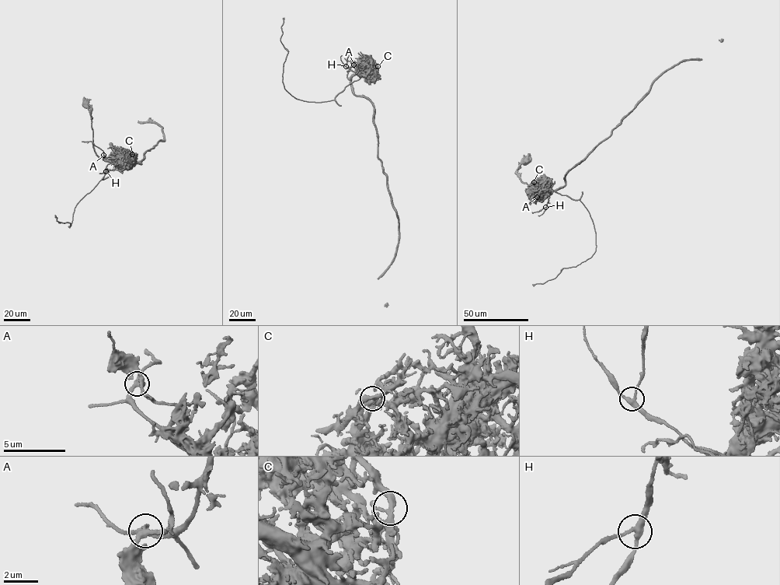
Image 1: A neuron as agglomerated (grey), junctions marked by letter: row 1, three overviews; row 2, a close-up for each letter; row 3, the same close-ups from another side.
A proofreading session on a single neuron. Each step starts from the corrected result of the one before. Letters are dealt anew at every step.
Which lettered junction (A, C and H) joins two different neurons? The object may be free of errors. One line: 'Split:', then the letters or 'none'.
Split: A

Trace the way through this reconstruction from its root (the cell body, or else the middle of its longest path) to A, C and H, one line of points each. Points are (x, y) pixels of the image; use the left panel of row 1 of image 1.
A: (85, 104), (92, 108), (94, 149), (99, 157), (112, 161), (103, 155)
C: (85, 104), (92, 108), (92, 144), (96, 155), (116, 163), (128, 160), (129, 155), (132, 154)
H: (85, 104), (92, 108), (94, 149), (99, 157), (119, 168), (106, 171)

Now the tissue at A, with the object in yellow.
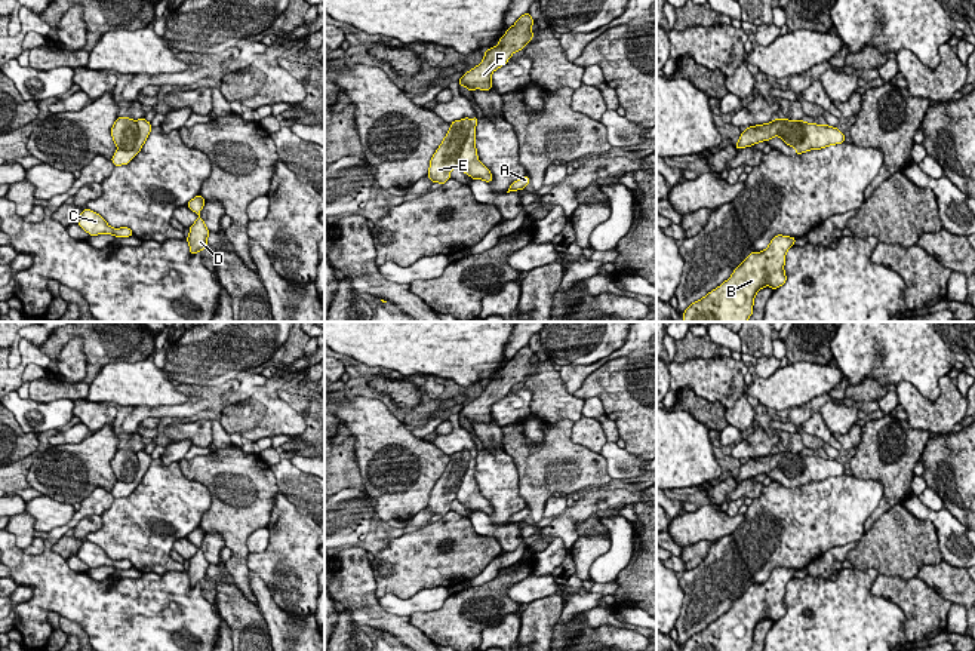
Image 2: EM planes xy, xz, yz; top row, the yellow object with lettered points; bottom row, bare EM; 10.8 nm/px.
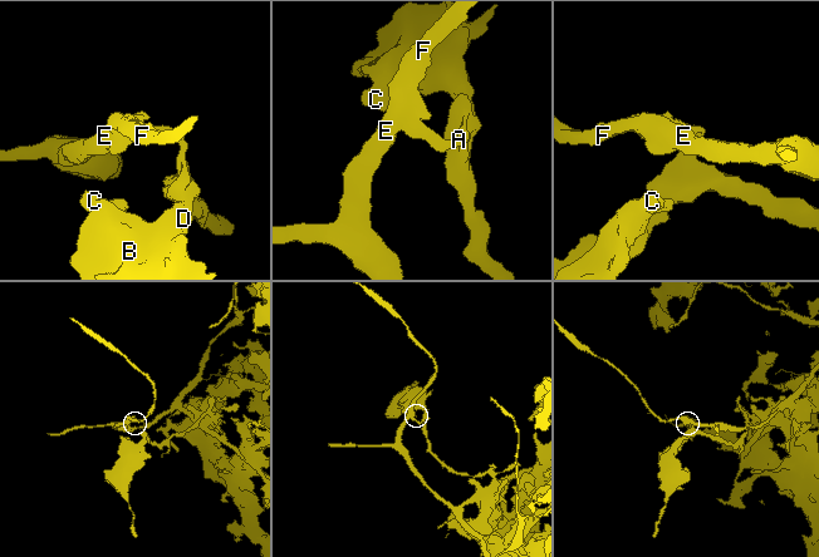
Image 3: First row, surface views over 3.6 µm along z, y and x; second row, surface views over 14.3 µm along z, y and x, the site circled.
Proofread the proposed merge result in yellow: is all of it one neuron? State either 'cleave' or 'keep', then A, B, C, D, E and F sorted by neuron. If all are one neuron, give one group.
cleave | A B C D / E F

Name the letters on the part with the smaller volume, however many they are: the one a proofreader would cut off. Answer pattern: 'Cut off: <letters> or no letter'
Cut off: E, F

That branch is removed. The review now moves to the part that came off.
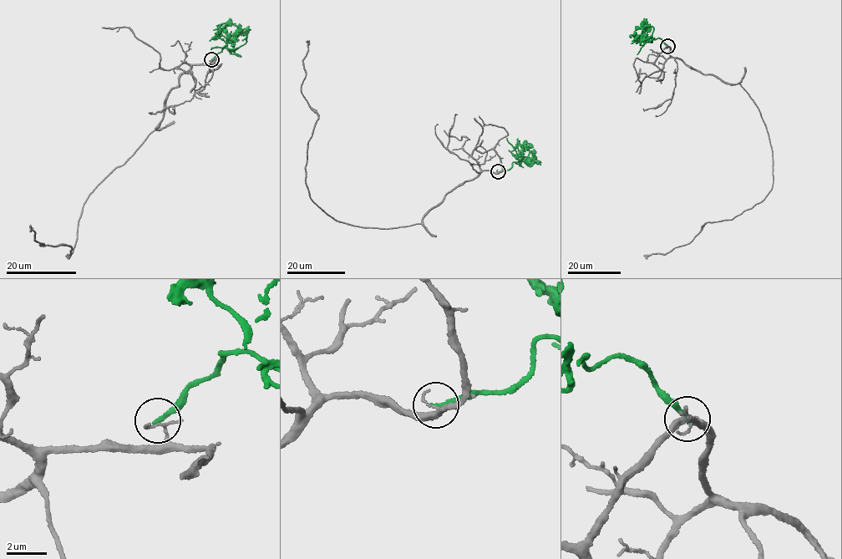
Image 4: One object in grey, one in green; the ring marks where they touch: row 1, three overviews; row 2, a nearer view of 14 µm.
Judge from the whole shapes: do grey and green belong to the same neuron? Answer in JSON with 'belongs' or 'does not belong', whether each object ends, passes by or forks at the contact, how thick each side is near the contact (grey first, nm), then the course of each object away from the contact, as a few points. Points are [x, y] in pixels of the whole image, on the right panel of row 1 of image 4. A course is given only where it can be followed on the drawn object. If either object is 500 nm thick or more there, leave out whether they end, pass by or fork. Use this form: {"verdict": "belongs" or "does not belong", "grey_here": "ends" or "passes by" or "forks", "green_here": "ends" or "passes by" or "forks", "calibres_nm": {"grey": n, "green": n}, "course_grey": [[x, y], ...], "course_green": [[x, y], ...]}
{"verdict": "does not belong", "grey_here": "ends", "green_here": "ends", "calibres_nm": {"grey": 160, "green": 200}, "course_grey": [[667, 46], [754, 102], [773, 183], [762, 201], [702, 224], [690, 242], [643, 256]], "course_green": [[667, 46], [661, 39], [652, 38], [649, 41], [641, 27], [634, 33], [637, 38], [632, 36]]}

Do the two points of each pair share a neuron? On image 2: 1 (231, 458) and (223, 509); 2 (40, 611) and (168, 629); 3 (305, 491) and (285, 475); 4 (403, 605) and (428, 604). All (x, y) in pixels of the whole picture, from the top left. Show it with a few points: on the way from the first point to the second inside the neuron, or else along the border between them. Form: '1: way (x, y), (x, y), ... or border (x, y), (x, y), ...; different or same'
1: way (237, 476), (242, 499), (249, 506), (240, 509); same
2: way (71, 604), (92, 604), (137, 625); same
3: way (301, 488), (289, 479); same
4: way (409, 605), (423, 604); same

